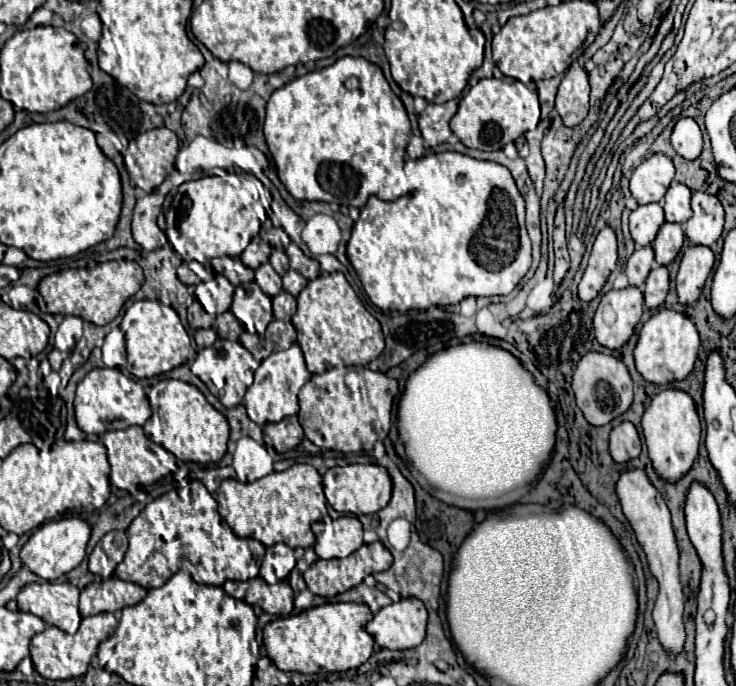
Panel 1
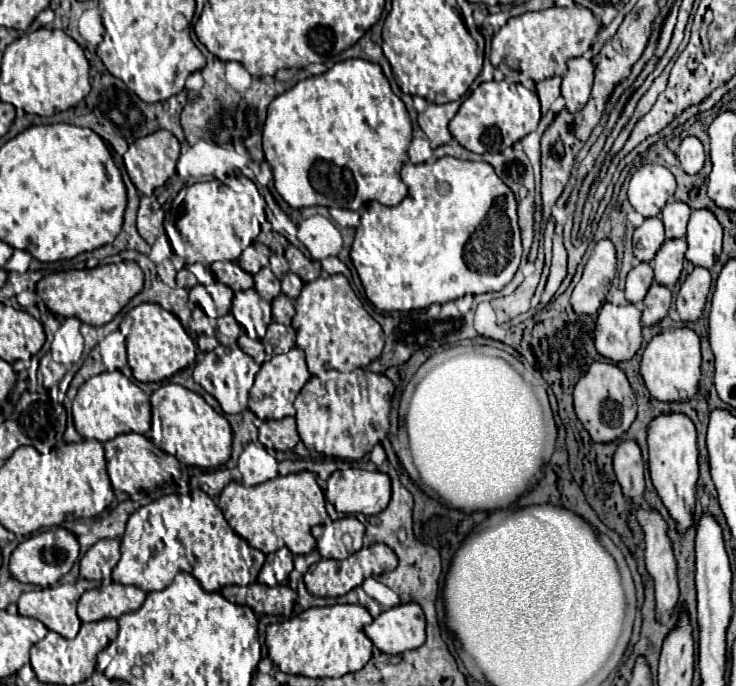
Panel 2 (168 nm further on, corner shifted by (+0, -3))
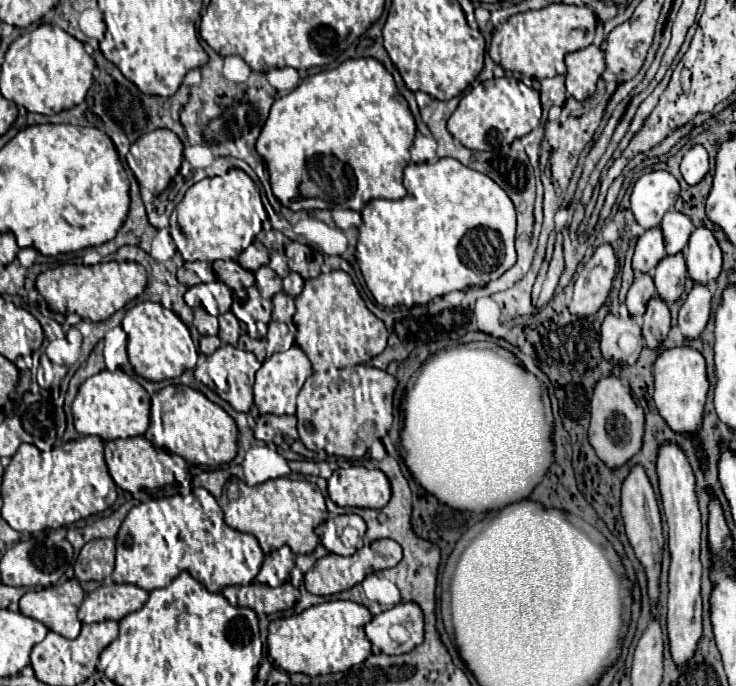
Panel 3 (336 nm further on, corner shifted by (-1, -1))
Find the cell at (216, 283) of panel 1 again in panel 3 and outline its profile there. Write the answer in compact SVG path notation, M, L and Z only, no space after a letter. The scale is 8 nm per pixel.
M214 281L214 283L210 283L208 287L210 287L210 291L216 295L216 303L218 303L218 307L220 307L220 313L230 311L232 291L230 291L224 283L220 283L220 281Z

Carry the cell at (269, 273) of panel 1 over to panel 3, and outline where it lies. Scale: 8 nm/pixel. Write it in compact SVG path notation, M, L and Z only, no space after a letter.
M260 267L256 273L256 287L264 299L272 299L278 291L282 291L282 279L270 269L270 267Z

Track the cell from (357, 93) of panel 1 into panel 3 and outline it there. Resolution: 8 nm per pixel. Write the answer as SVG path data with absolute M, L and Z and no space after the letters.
M372 57L368 59L348 59L336 69L321 70L316 75L306 77L294 91L274 101L270 115L262 127L262 133L256 141L256 151L262 155L269 173L274 195L282 205L300 211L300 209L330 209L330 203L318 197L298 197L302 171L306 167L306 159L312 155L332 155L342 163L348 163L354 169L356 189L354 189L354 209L360 209L372 199L402 199L406 195L406 187L402 183L402 171L410 163L410 145L414 141L416 125L414 117L408 109L406 99L398 93L392 75L384 69L384 65Z

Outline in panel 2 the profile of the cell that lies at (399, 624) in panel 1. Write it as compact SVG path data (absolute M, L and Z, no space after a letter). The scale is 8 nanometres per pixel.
M417 603L397 605L365 627L365 635L383 653L399 655L425 643L425 615Z

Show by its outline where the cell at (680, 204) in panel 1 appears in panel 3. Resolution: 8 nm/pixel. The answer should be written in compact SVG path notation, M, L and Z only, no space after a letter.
M672 209L664 215L660 229L664 233L664 243L666 243L666 253L674 255L678 251L682 251L688 245L688 237L694 231L692 221L688 219L688 215Z

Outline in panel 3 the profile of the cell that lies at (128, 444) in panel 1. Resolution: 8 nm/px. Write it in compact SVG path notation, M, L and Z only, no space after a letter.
M128 437L128 439L114 439L104 441L104 455L108 463L108 471L114 483L130 493L140 489L154 489L166 483L184 481L188 476L188 465L182 457L172 454L165 449L154 447L146 437Z

